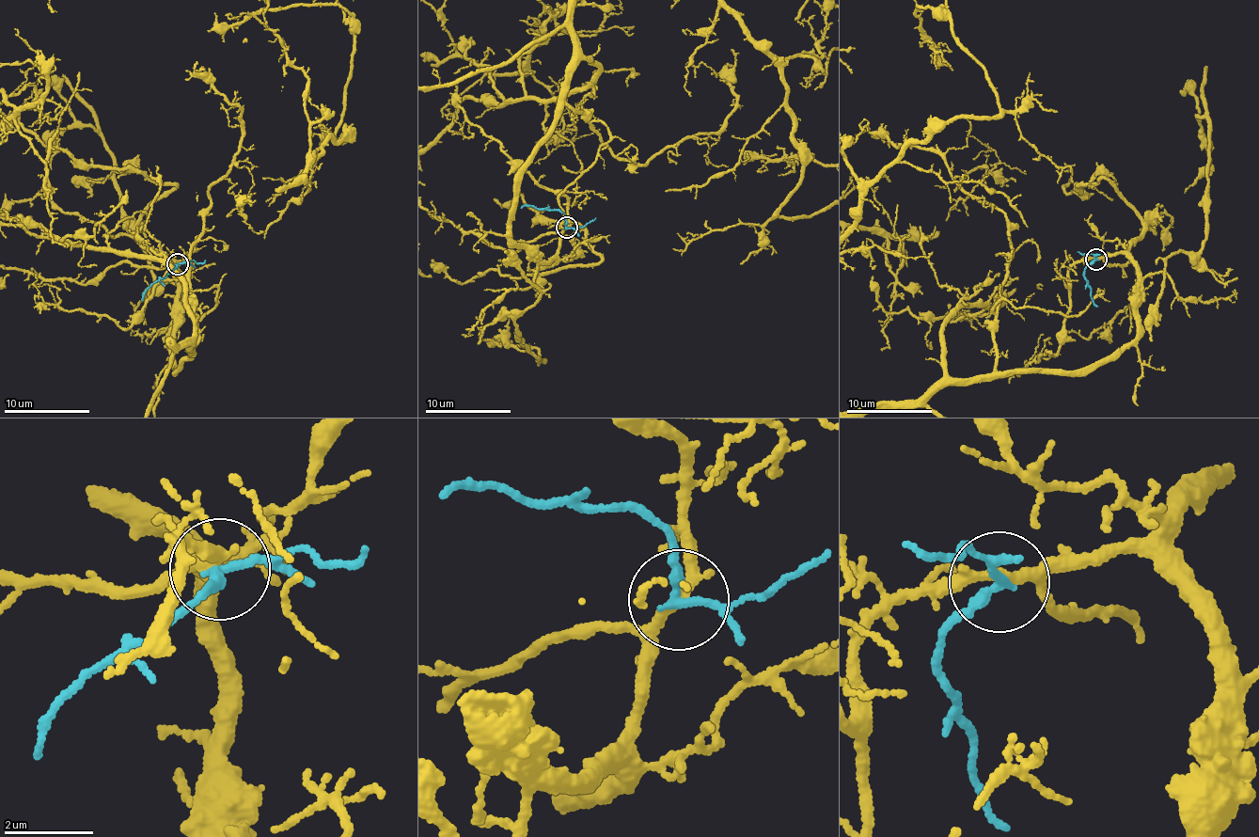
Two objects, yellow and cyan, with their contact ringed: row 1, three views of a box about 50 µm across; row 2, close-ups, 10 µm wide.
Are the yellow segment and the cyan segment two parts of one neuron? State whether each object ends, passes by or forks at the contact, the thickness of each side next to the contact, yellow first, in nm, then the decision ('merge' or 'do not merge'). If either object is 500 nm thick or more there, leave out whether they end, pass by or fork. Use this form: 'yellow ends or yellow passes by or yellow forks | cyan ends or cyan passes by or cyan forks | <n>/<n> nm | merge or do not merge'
yellow passes by | cyan passes by | 240/200 nm | do not merge

